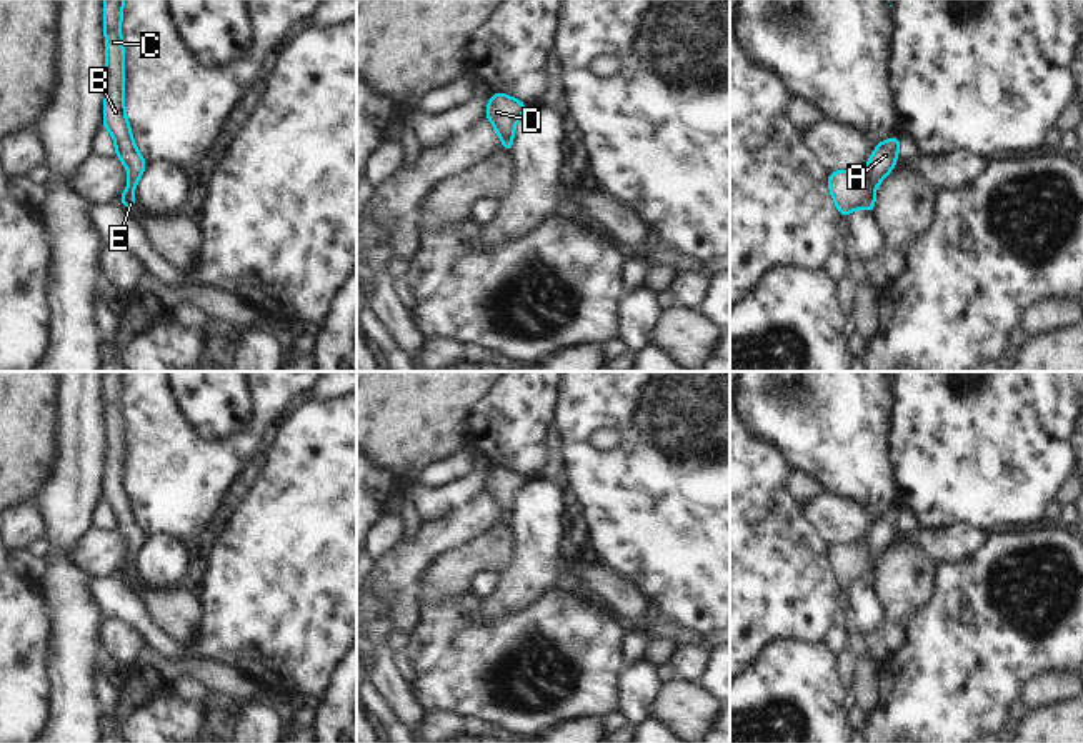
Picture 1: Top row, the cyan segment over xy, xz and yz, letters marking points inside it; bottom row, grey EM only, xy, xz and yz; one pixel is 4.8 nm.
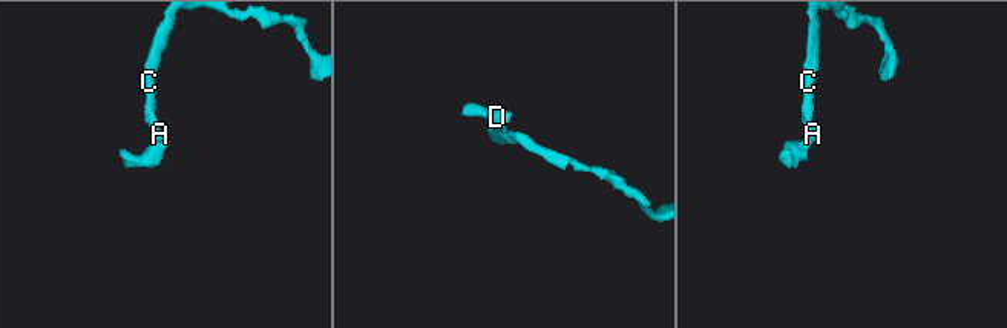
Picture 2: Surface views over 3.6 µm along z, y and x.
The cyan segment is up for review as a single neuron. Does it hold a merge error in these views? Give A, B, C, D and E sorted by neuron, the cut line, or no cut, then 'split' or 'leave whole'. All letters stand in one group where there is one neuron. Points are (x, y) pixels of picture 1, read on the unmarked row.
groups A B C D E; cut none; leave whole

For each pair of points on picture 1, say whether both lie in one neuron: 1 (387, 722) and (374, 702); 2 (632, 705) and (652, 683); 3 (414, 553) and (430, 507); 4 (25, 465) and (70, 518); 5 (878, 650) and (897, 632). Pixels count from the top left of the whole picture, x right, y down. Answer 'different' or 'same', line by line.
1: same
2: same
3: different
4: different
5: same

